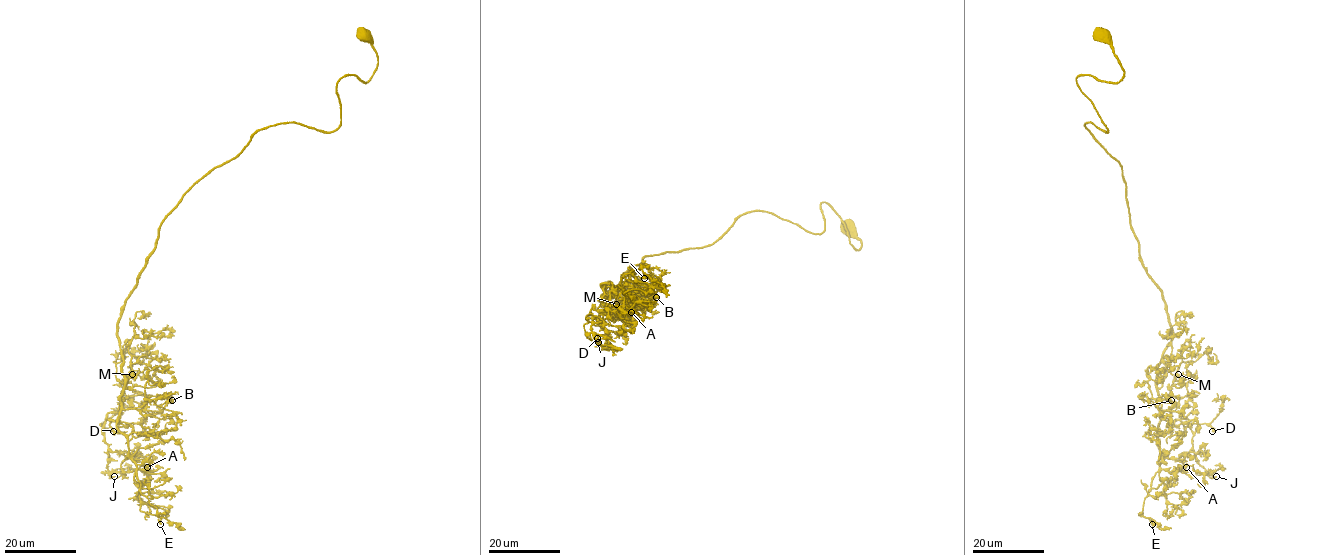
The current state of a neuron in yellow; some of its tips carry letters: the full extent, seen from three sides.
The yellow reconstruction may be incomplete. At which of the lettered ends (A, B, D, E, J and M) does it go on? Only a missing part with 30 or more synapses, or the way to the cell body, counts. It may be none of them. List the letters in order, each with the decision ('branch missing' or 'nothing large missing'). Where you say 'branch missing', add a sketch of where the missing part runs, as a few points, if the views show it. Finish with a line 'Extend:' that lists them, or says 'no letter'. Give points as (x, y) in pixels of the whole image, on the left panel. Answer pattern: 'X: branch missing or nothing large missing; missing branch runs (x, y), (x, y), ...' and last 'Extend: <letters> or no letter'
A: nothing large missing
B: nothing large missing
D: branch missing; missing branch runs (113, 431), (132, 442)
E: nothing large missing
J: nothing large missing
M: nothing large missing
Extend: D

